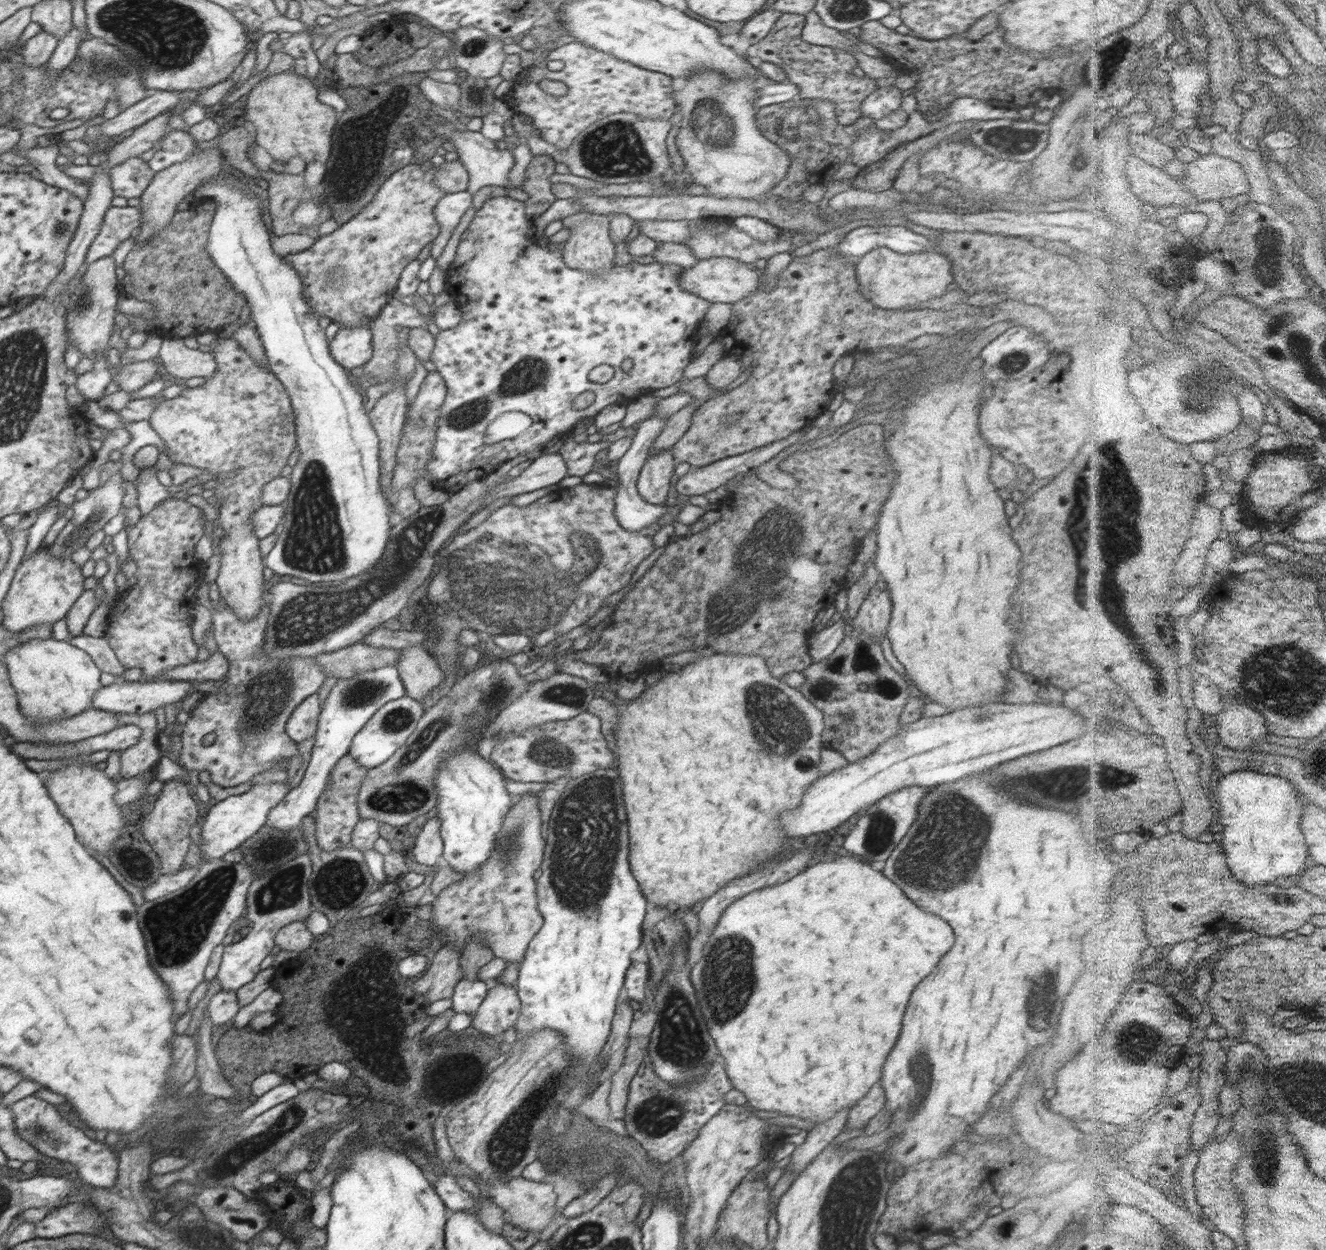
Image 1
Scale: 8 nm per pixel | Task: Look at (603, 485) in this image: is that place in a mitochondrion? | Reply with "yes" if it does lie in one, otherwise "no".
no

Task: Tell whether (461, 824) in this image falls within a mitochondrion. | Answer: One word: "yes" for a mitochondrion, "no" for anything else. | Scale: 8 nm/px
no

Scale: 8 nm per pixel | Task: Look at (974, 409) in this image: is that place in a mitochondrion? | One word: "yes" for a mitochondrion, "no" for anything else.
no

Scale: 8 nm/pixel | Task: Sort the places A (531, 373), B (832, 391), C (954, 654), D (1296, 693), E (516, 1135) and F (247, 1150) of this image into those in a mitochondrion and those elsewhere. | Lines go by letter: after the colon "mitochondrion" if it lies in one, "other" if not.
A: mitochondrion
B: other
C: other
D: mitochondrion
E: mitochondrion
F: mitochondrion

